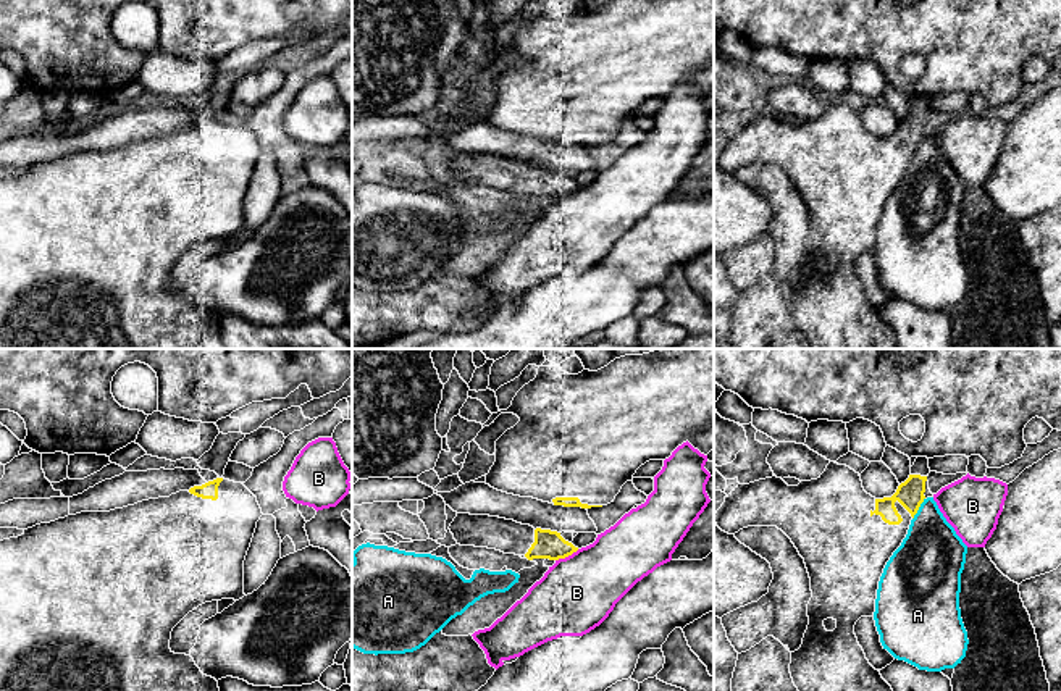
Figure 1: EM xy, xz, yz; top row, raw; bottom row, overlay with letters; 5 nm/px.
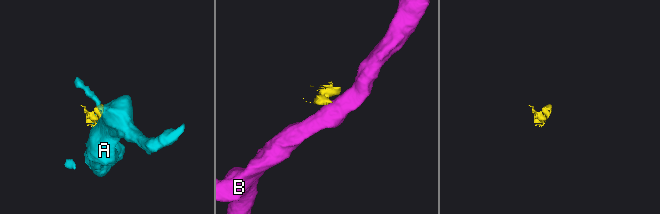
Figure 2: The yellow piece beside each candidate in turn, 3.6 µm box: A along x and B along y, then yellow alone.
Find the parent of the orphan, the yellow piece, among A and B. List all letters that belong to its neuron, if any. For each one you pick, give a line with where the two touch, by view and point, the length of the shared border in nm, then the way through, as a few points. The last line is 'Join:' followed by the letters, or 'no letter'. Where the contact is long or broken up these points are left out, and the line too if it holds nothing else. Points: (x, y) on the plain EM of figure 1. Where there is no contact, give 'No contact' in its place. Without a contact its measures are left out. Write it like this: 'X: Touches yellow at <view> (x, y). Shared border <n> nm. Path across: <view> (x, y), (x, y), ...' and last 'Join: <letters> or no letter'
Join: no letter

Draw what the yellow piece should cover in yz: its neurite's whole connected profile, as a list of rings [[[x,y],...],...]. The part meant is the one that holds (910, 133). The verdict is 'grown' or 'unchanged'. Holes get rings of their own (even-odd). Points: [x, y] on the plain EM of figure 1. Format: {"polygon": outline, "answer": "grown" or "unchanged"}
{"polygon": [[[917,95],[909,116],[898,124],[896,131],[891,136],[875,137],[864,129],[859,111],[846,103],[830,100],[817,118],[801,119],[798,124],[788,124],[777,115],[738,123],[714,153],[717,165],[728,173],[748,165],[777,165],[804,197],[812,229],[807,242],[809,263],[801,286],[791,291],[790,312],[811,349],[898,349],[891,325],[866,297],[854,273],[854,263],[861,255],[874,255],[880,215],[925,137],[929,111],[929,97]]], "answer": "grown"}

